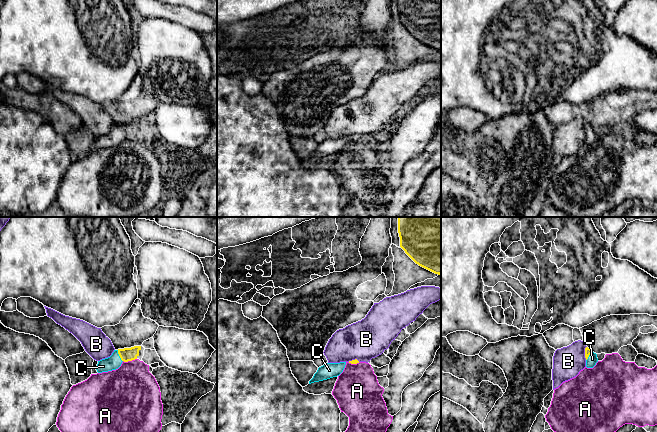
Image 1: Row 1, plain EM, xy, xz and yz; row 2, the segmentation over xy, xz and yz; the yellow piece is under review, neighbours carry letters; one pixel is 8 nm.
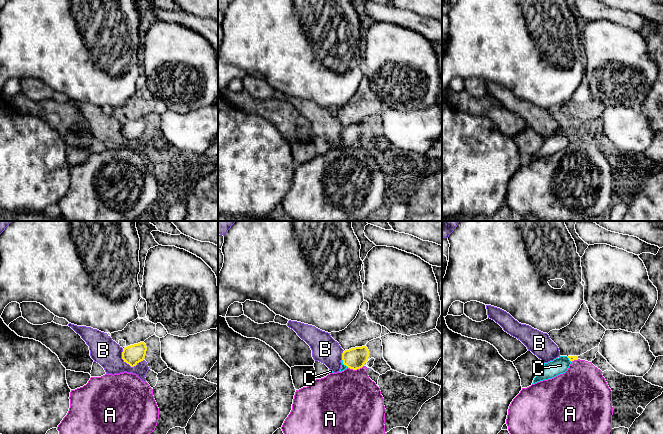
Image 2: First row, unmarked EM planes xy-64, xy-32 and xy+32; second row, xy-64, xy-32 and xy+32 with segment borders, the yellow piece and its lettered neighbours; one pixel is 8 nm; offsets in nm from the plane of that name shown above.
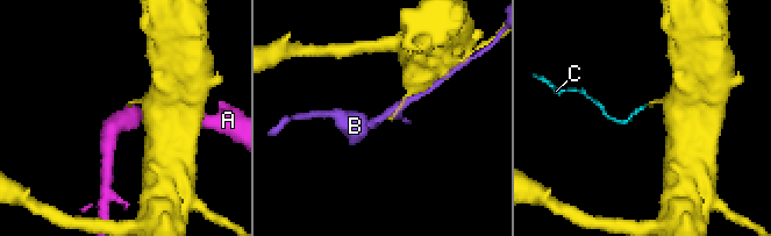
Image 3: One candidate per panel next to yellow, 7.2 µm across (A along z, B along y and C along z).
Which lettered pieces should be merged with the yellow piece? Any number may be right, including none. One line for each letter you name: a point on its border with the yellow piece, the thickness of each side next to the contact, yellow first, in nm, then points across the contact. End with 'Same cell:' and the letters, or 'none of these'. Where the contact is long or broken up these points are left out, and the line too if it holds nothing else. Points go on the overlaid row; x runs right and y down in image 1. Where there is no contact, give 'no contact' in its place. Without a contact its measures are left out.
C: xy (120, 356) | 110/120 nm | across xy (127, 354), (120, 356), (113, 362)
Same cell: C

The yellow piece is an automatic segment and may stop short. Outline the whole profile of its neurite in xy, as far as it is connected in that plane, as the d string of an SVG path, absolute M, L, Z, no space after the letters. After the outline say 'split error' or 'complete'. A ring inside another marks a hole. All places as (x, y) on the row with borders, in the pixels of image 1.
M141 346L114 350L108 358L98 361L96 370L98 373L108 372L118 369L122 362L128 362L137 359Z; split error

